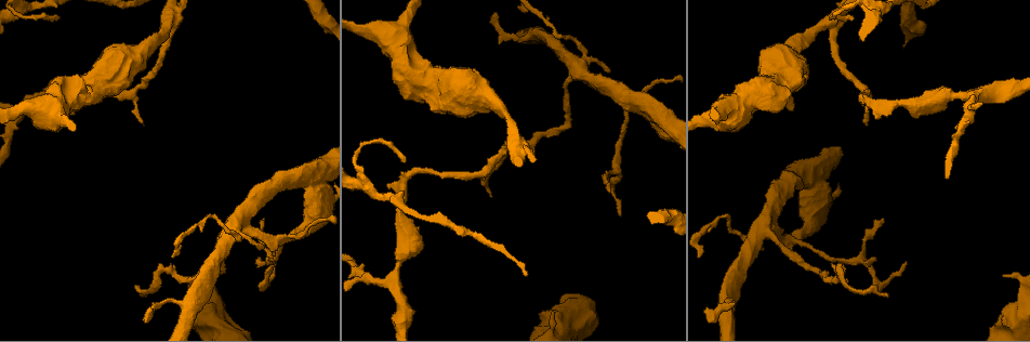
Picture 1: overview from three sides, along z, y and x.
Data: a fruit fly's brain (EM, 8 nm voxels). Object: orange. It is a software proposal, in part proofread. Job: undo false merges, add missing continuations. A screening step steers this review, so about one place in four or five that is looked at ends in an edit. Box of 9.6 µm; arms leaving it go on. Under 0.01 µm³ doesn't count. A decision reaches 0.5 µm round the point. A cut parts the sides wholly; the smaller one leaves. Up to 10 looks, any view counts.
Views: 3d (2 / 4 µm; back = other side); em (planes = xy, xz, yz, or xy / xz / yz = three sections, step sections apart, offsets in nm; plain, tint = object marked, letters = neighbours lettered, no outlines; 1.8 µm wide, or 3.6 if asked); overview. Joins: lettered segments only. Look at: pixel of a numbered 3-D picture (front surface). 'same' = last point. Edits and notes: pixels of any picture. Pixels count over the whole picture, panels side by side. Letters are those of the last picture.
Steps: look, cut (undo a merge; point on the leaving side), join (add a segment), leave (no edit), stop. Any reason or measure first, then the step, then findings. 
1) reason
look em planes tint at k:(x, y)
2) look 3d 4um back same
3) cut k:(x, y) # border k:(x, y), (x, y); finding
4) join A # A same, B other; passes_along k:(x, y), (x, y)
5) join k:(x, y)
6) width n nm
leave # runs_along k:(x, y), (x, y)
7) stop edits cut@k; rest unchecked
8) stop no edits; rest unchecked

side arm on a straight run
look 3d 2um at 1:(876, 12)

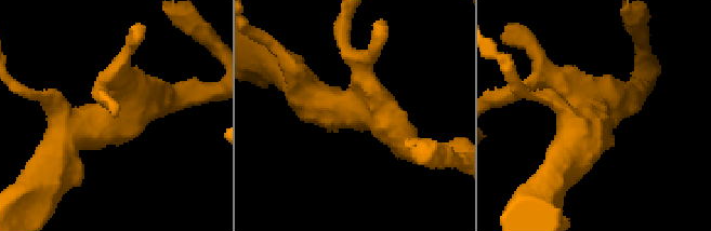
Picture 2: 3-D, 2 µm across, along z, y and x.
now the EM
look em xz step 4 tint at 2:(125, 112)

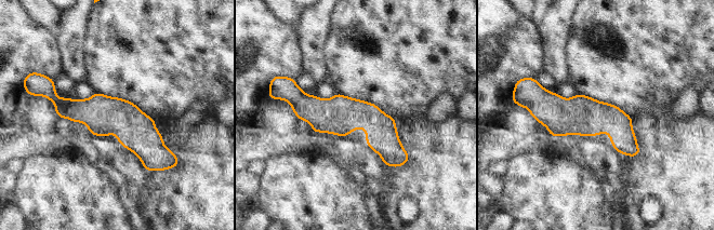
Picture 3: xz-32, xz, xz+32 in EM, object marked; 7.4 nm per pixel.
see the neighbours
look em xz step 4 letters same

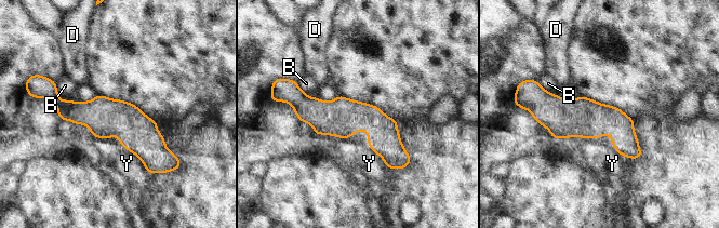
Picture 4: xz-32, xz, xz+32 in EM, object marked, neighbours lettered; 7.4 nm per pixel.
longest_contact Y 340 nm
leave # B other, D other, Y other; runs_along 4:(53, 98), (122, 119), (167, 153); one neuron here

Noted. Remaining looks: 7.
look 3d 4um at 1:(386, 186)

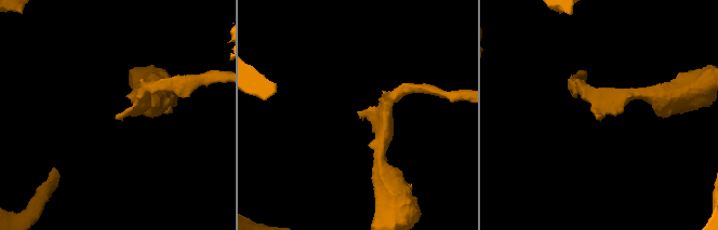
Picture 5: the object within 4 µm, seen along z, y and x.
now the EM
look em planes plain at 5:(598, 114)

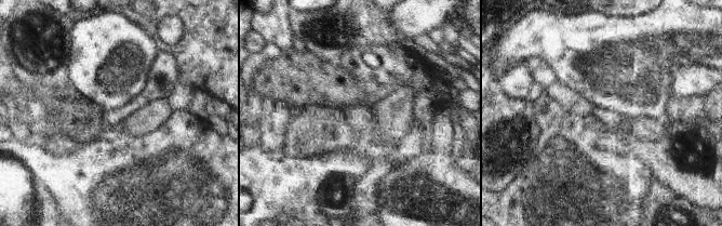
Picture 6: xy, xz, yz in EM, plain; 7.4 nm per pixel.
what lies round it
look em planes letters same

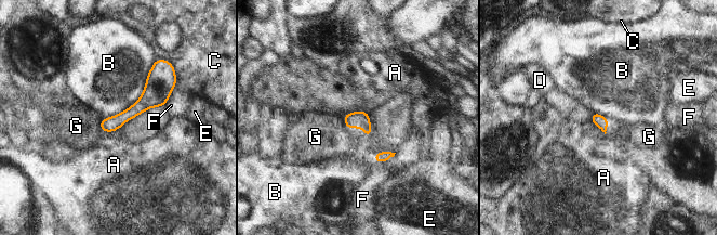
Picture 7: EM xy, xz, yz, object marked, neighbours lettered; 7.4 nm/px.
longest_contact B 500 nm
leave # A other, B other, C other, D other, E other, F other, G other; none of them fits

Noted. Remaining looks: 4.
an open end
look em 3.6um planes letters at 1:(551, 312)

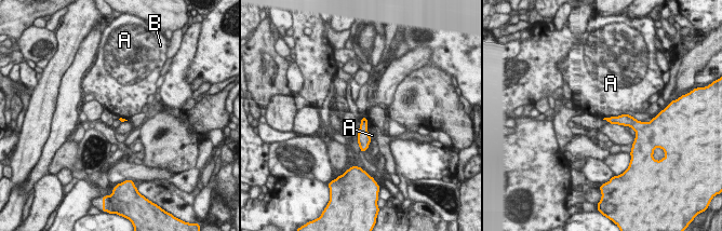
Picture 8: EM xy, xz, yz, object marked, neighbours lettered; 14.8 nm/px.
leave # A other, B other; border 8:(365, 117), (368, 133), (372, 139); no lettered segment goes on from it

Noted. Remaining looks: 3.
closes a loop
look em planes letters at 1:(795, 241)

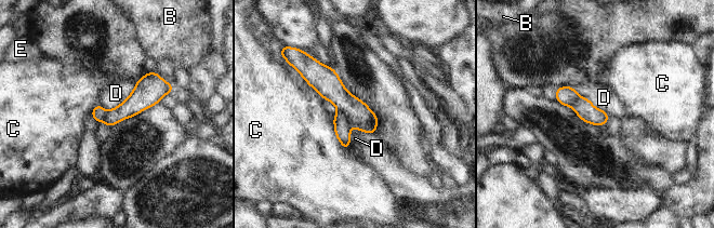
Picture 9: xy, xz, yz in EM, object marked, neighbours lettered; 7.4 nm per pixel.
cut 9:(342, 129) # B other, C other, D other, E other; two neurons meet here

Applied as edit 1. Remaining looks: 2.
stop edits cut@9; rest unchecked

